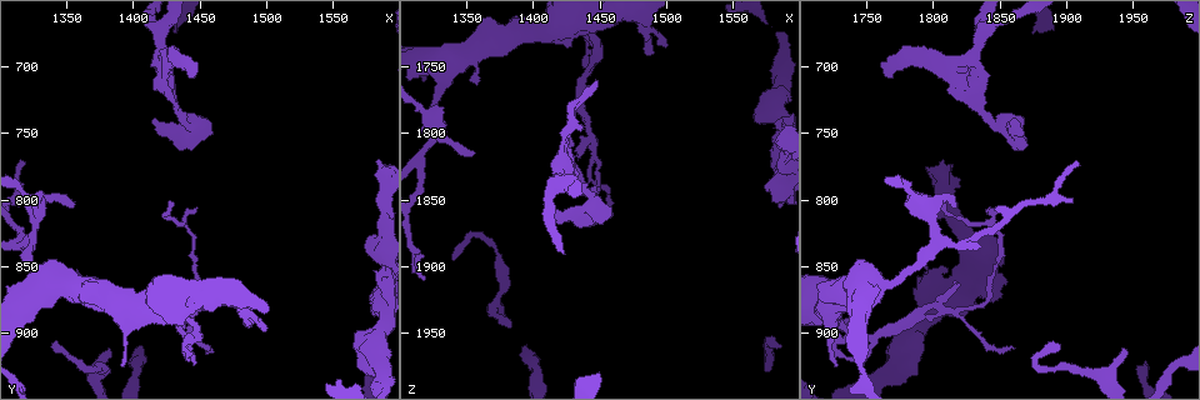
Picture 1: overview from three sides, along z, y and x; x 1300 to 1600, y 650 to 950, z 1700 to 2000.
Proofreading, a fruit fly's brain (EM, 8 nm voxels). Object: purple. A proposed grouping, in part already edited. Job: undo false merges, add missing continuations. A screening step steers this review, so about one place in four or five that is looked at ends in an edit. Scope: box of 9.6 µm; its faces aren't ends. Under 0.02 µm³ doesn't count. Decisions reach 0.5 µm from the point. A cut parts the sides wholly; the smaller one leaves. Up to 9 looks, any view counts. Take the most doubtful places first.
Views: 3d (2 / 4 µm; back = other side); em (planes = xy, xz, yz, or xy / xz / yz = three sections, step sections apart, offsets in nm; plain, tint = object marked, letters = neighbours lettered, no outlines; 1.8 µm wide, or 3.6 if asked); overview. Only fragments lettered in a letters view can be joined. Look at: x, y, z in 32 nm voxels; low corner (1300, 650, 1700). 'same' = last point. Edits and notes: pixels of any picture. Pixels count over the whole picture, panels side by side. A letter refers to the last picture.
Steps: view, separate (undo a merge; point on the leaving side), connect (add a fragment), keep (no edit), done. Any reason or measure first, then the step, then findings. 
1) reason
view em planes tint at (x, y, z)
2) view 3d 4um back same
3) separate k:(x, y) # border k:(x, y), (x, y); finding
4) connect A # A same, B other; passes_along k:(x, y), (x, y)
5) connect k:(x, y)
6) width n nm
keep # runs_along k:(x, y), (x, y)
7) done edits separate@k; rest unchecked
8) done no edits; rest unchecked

an open end
view 3d 4um at (1448, 698, 1760)

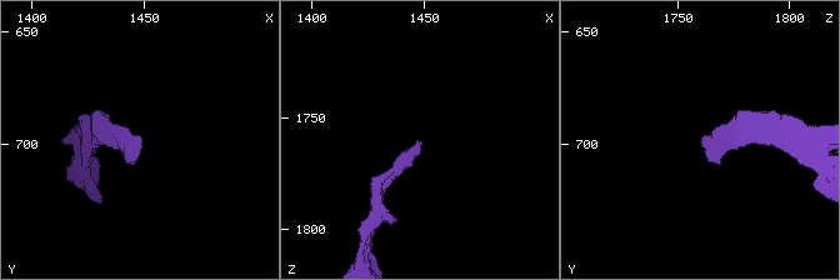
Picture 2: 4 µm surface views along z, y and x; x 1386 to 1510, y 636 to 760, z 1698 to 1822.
view em planes plain at (1450, 699, 1760)

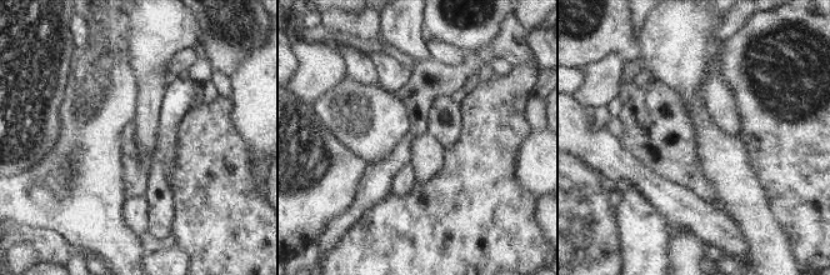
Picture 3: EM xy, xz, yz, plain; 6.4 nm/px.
what lies round it
view em planes letters same

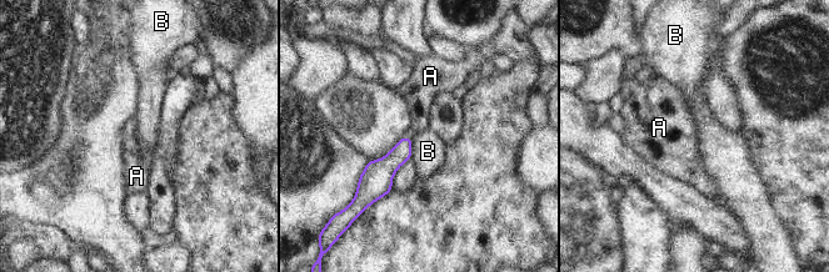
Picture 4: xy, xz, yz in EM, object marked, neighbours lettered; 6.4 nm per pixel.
connect A # A same, B other; passes_along 4:(384, 169), (408, 139), (419, 102); it goes on there

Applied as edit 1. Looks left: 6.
branch stops here
view 3d 2um at (1338, 908, 1894)

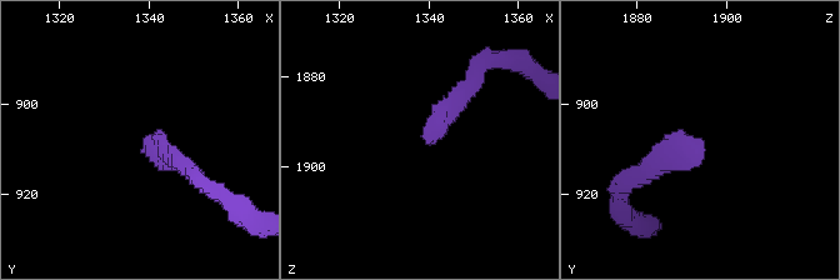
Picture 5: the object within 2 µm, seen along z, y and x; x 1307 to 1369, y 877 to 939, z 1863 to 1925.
now the EM
view em 3.6um planes tint at (1339, 907, 1892)

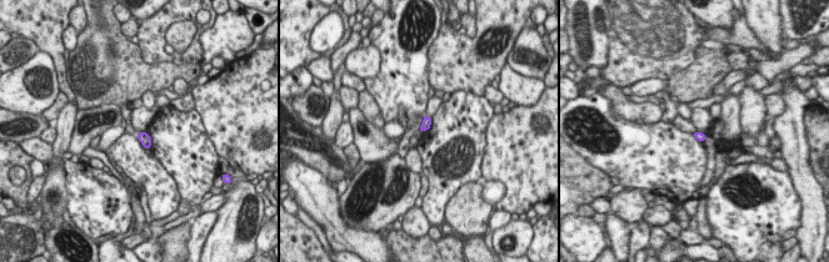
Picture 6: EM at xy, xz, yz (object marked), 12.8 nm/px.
view em 3.6um planes letters same

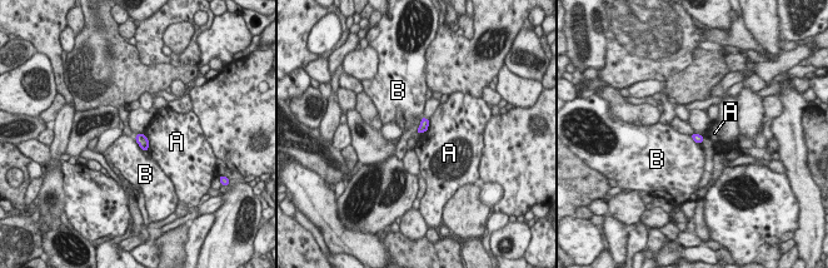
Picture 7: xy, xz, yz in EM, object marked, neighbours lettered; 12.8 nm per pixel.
keep # A other, B other; border 7:(691, 138), (696, 143); no lettered fragment goes on from it

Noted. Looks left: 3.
free end
view 3d 2um at (1382, 912, 1942)

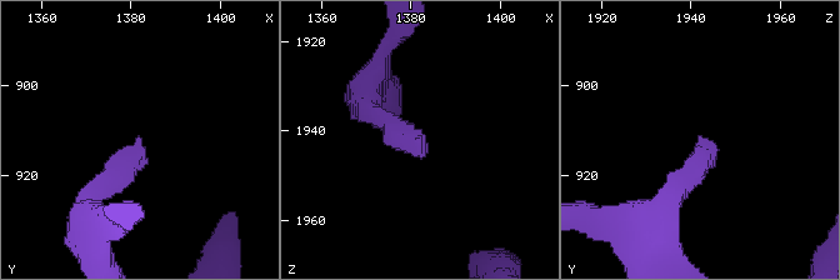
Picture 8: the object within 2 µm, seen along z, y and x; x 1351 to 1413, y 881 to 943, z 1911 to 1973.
shape alone is not enough
view em yz step 16 tint at (1382, 912, 1942)

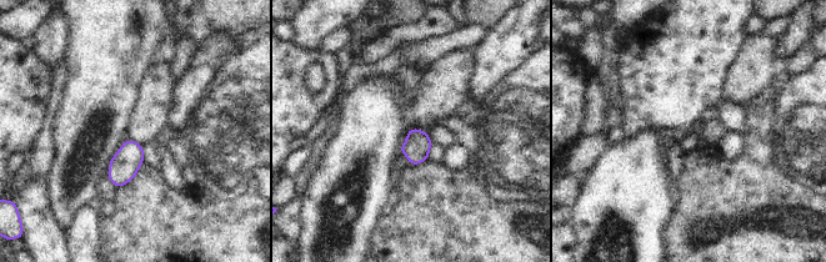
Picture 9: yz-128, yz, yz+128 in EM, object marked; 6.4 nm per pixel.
view em planes letters same

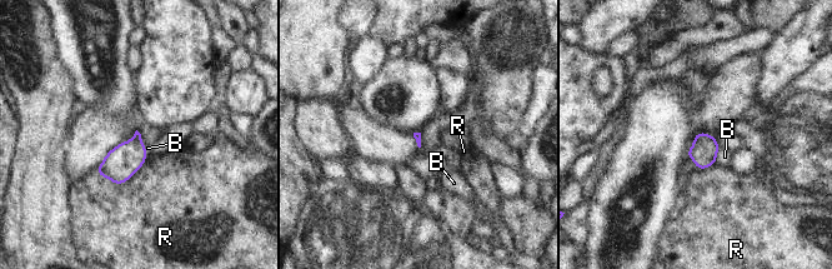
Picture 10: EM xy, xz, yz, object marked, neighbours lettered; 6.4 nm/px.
longest_contact R 320 nm
keep # B other, R other; none of them fits

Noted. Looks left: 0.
done edits connect@4; rest unchecked

